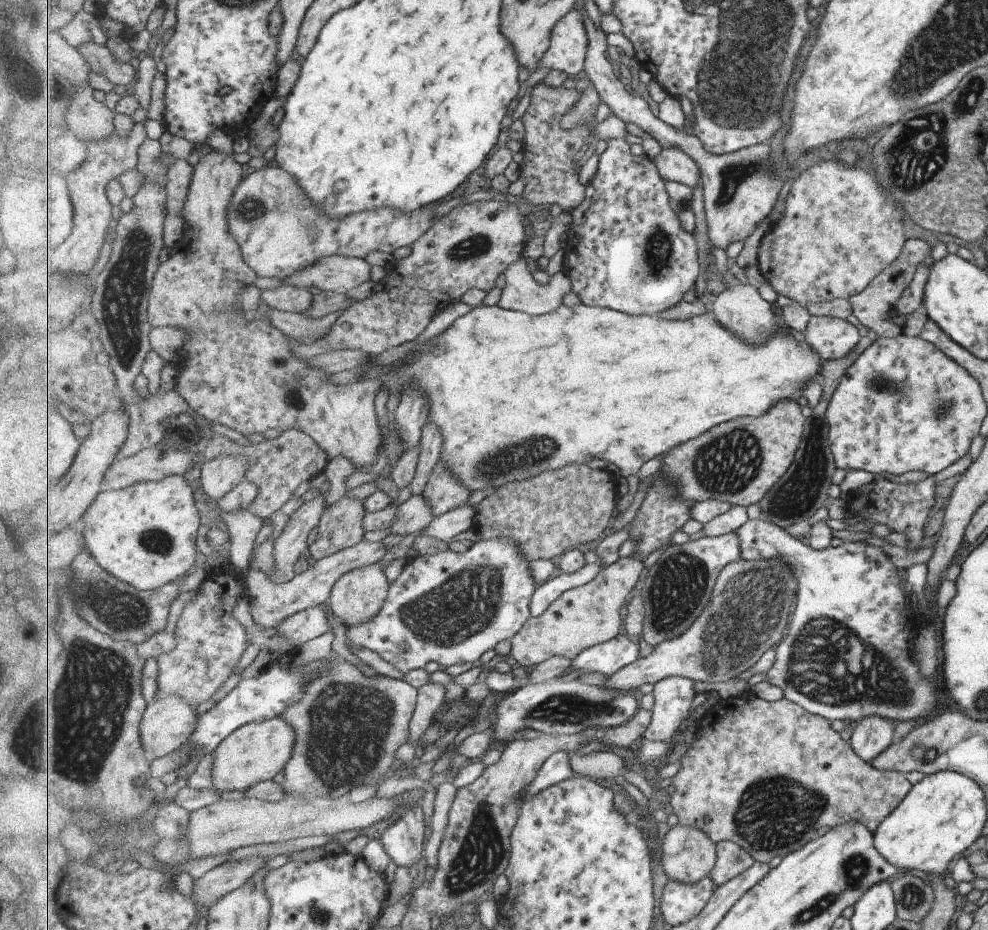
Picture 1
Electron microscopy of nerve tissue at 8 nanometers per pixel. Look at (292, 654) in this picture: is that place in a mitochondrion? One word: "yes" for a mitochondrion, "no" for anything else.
no

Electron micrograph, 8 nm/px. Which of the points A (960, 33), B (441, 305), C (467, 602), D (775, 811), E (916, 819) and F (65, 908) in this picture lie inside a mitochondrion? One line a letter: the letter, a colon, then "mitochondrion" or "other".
A: mitochondrion
B: other
C: mitochondrion
D: mitochondrion
E: other
F: other

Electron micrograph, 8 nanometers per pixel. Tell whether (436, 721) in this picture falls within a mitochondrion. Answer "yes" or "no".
no

